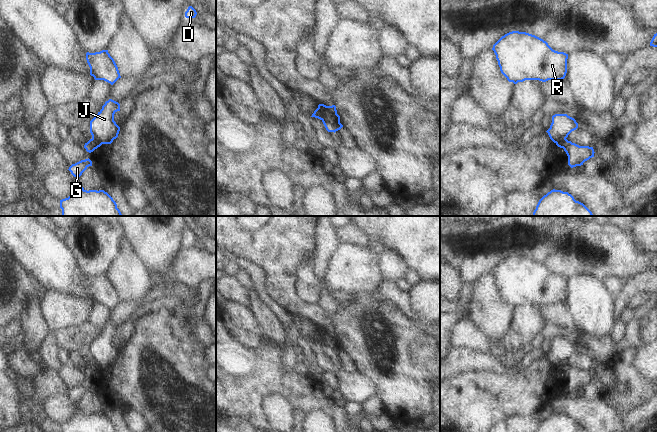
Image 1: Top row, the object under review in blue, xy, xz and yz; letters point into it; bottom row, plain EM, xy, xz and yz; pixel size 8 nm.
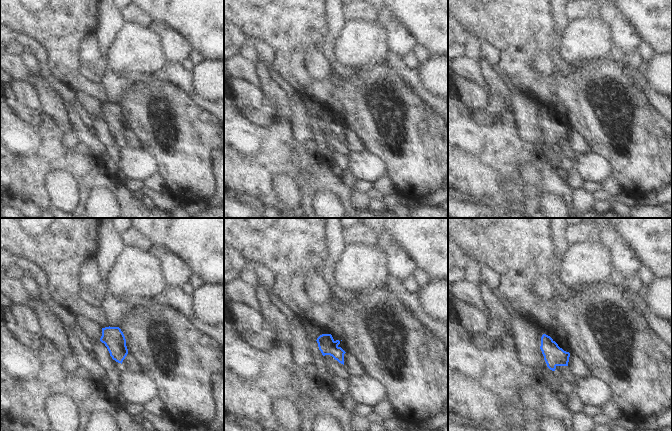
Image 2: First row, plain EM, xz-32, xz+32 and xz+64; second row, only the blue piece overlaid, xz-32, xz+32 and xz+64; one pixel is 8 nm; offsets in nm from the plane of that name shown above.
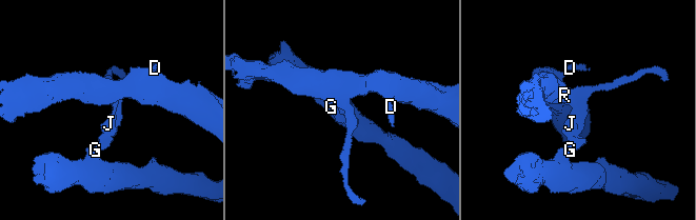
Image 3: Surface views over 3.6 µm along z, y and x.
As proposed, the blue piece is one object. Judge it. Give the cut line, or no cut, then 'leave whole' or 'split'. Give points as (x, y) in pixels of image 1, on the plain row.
xz (318, 331), (326, 347), (325, 350) | split

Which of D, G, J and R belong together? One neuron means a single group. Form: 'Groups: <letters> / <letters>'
Groups: D J R / G

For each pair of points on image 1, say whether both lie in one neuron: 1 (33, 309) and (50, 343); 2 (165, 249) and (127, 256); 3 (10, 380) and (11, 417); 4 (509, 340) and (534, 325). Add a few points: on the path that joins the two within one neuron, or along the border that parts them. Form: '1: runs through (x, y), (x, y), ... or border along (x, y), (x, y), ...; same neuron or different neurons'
1: border along (51, 333), (35, 357); different neurons
2: border along (126, 236), (151, 274); different neurons
3: runs through (10, 389), (10, 408); same neuron
4: runs through (515, 337), (528, 326); same neuron

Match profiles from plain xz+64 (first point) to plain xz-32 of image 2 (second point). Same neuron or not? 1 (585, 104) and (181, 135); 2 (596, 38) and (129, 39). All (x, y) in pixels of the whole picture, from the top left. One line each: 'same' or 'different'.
1: same
2: same

